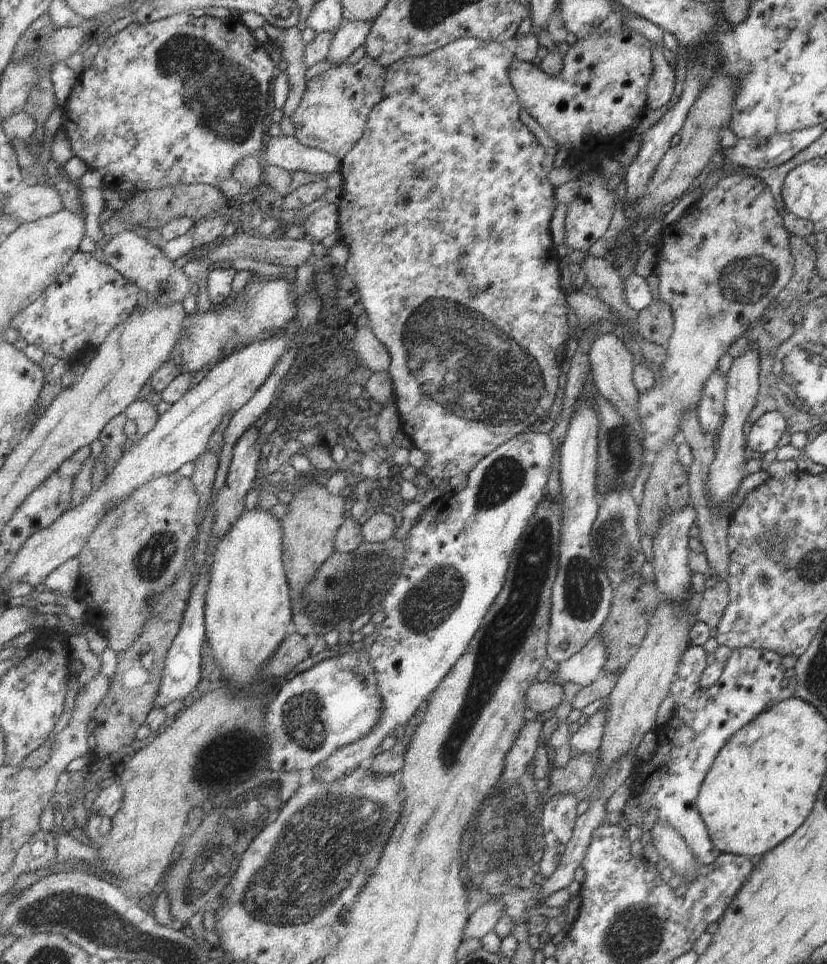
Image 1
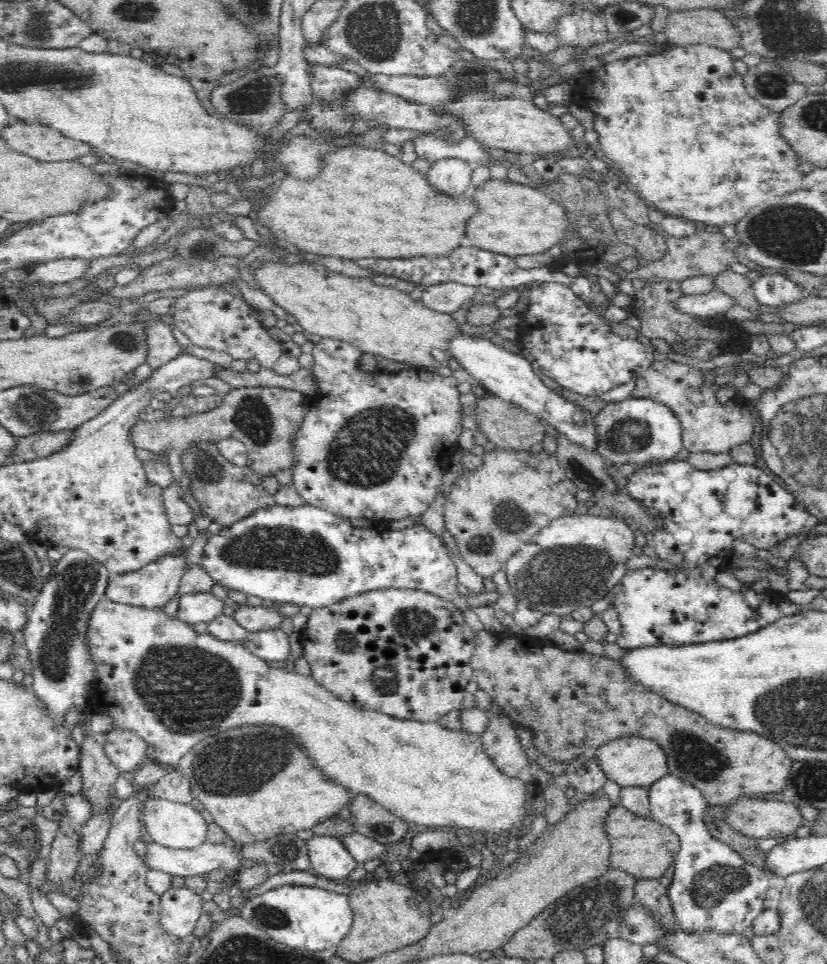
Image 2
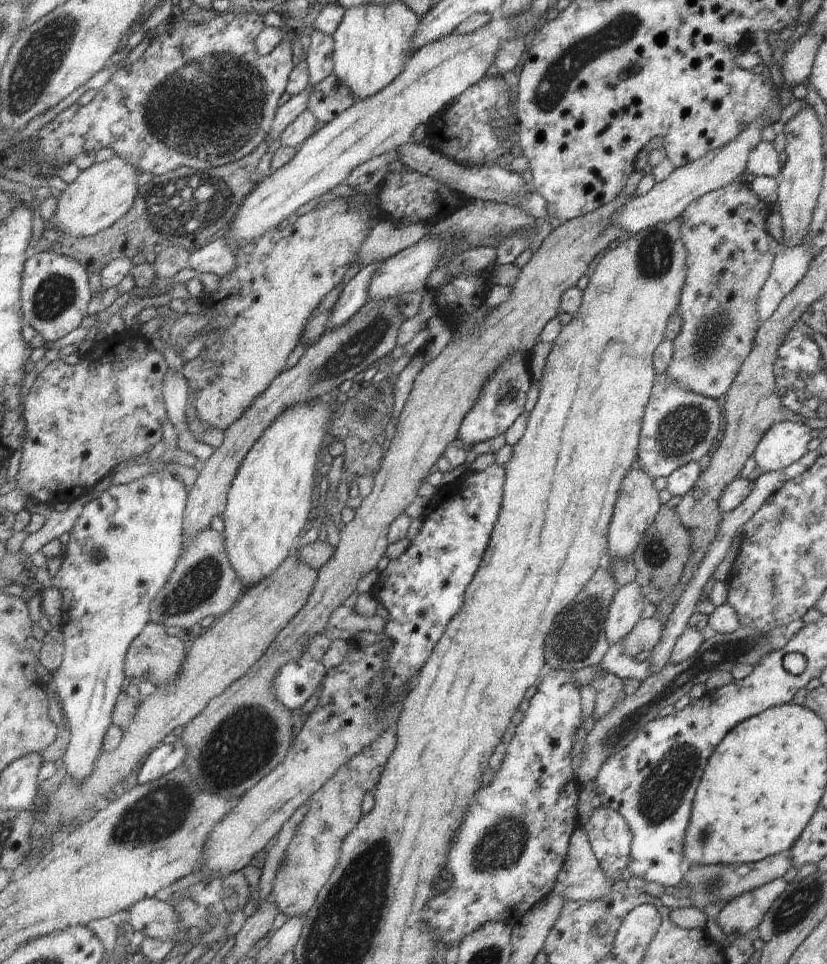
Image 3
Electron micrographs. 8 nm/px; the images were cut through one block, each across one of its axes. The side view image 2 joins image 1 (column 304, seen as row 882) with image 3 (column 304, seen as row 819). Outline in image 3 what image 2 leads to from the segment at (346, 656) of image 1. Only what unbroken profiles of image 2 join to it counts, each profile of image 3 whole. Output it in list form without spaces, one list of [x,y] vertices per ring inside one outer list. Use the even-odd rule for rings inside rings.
[[[307,651],[299,660],[291,660],[283,666],[275,678],[275,696],[281,704],[293,710],[301,708],[325,680],[327,668]]]

